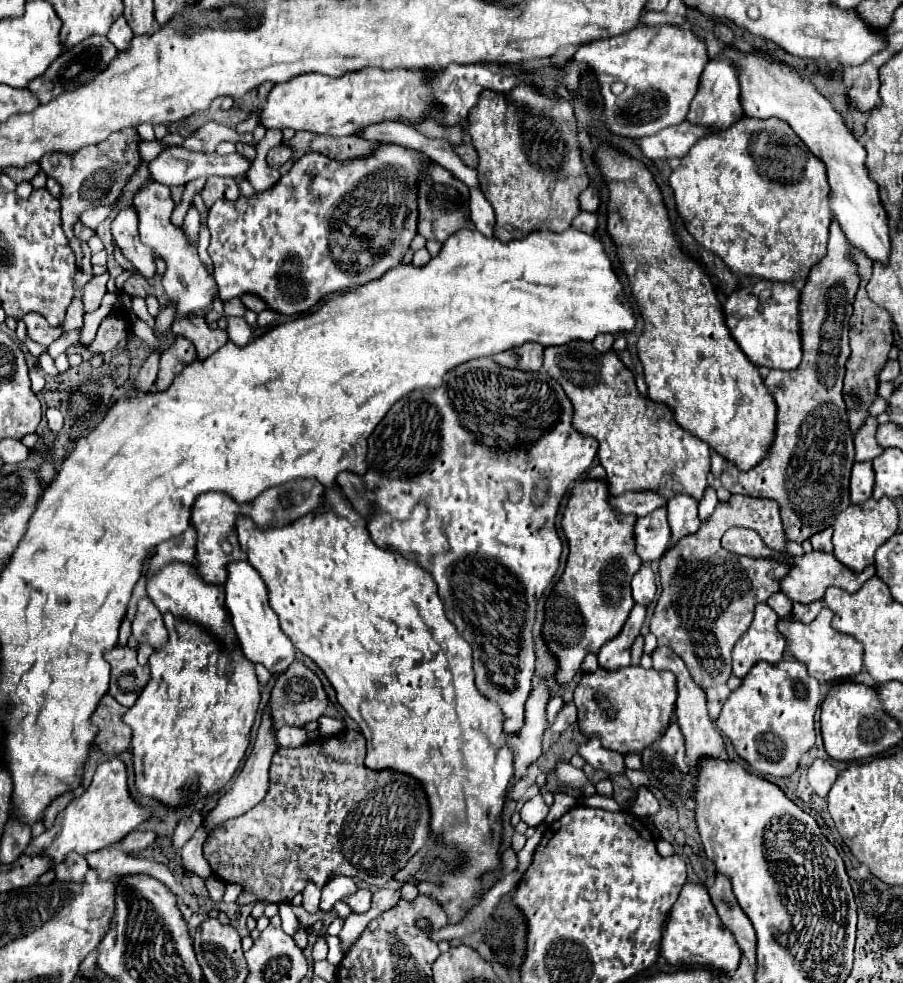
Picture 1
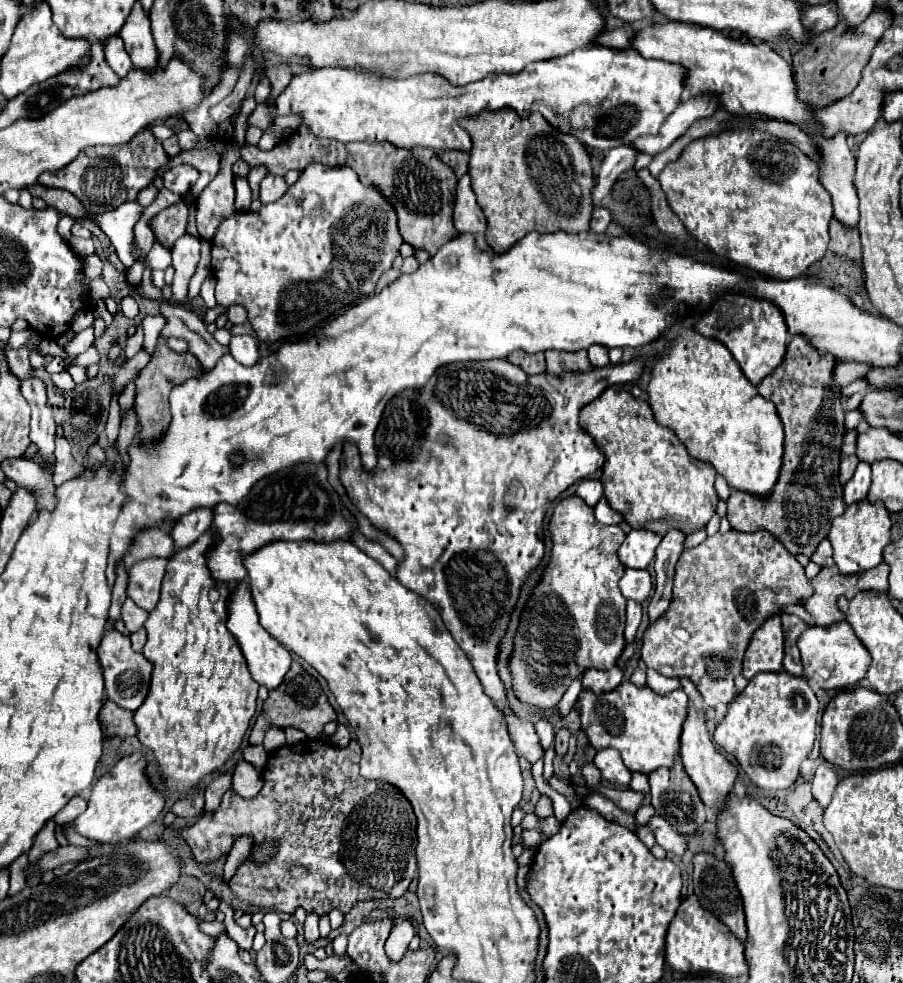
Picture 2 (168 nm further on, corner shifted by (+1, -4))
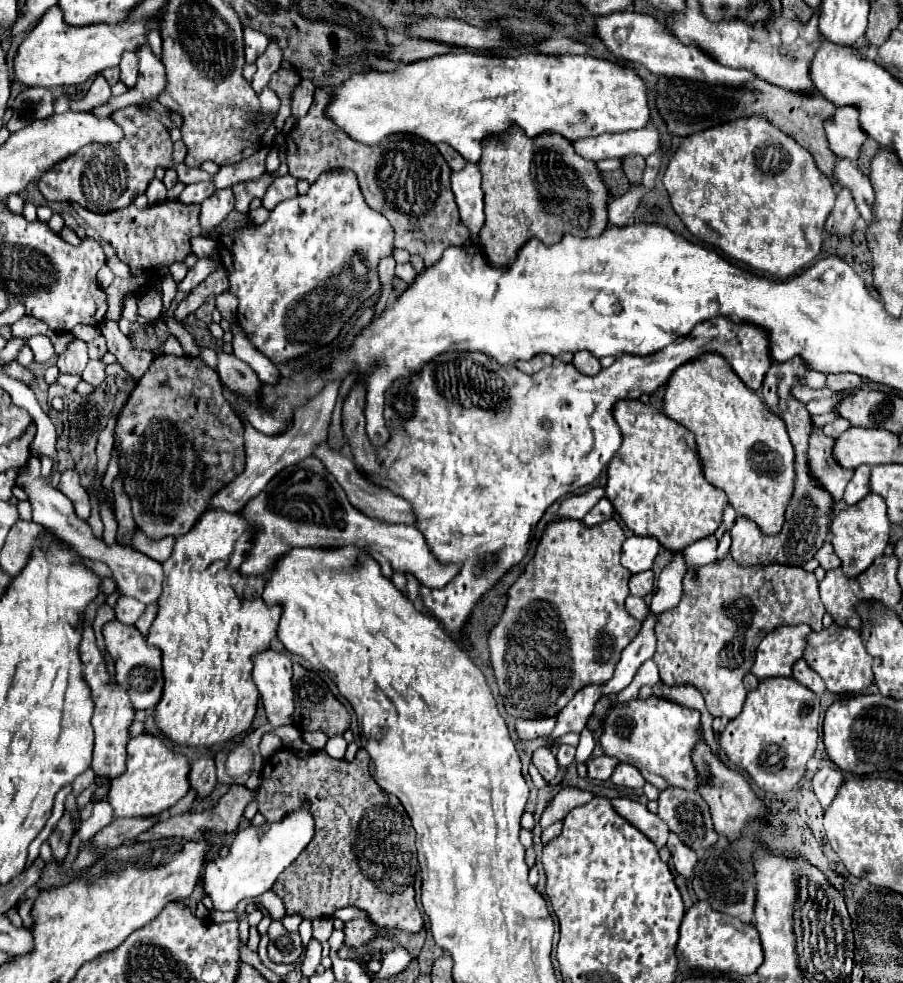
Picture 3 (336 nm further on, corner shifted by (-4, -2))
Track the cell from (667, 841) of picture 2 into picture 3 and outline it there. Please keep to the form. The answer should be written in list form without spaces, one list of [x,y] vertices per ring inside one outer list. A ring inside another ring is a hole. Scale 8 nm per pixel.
[[[670,833],[670,837],[668,837],[668,849],[670,849],[670,853],[672,853],[672,861],[674,861],[674,867],[676,867],[676,871],[680,873],[680,875],[684,875],[684,877],[690,877],[690,873],[692,873],[692,869],[694,869],[694,865],[696,865],[696,853],[690,849],[690,847],[686,847],[680,839],[678,839],[678,835],[672,835]]]

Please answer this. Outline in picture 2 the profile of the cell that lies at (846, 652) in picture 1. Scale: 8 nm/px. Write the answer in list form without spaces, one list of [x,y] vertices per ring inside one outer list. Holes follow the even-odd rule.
[[[847,621],[827,627],[809,627],[799,637],[797,647],[801,651],[805,679],[817,683],[821,689],[851,689],[855,683],[859,683],[865,677],[871,665],[871,655],[857,639],[857,635],[853,633]]]

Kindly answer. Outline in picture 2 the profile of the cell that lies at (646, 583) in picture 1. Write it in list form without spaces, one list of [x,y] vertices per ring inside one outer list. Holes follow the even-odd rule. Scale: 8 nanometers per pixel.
[[[627,569],[625,575],[619,581],[619,589],[621,589],[625,599],[633,599],[637,603],[643,603],[651,593],[651,575],[649,575],[649,571]]]

